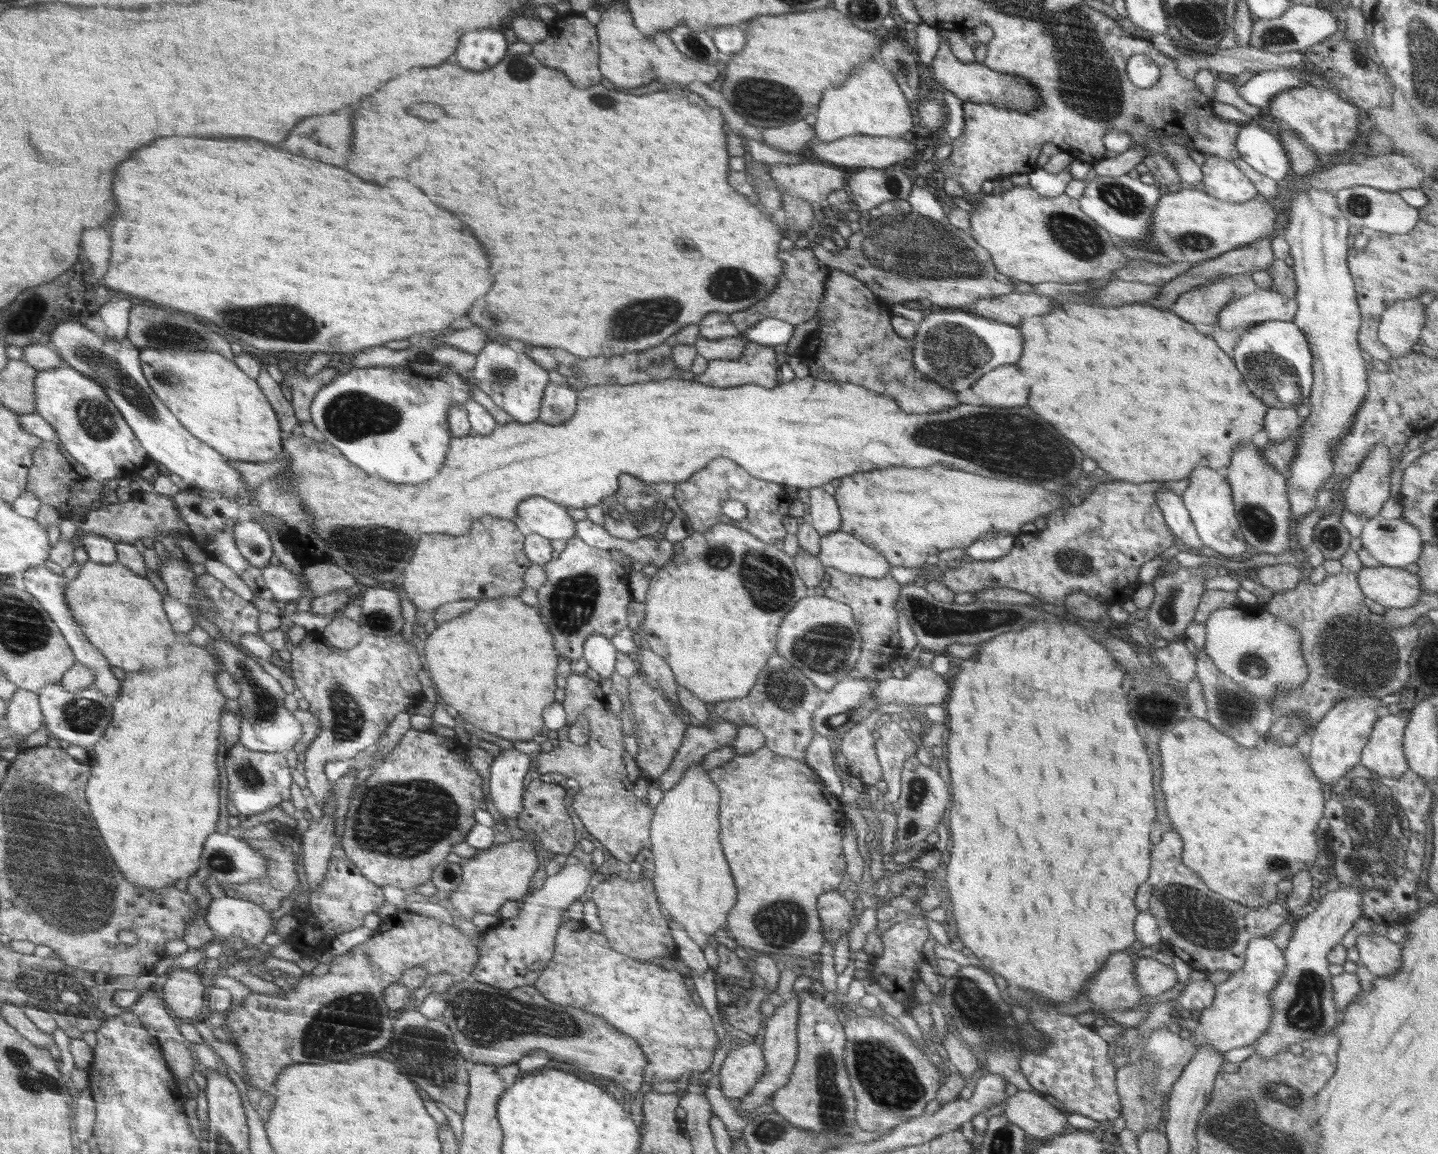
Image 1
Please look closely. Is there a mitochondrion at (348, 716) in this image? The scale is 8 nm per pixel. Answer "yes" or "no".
yes

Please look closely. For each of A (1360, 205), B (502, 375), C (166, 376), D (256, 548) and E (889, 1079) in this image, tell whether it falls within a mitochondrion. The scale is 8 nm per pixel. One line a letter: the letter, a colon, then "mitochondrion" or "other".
A: mitochondrion
B: mitochondrion
C: mitochondrion
D: mitochondrion
E: mitochondrion

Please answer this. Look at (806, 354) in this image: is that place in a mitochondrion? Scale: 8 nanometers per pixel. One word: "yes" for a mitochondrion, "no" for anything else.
no

